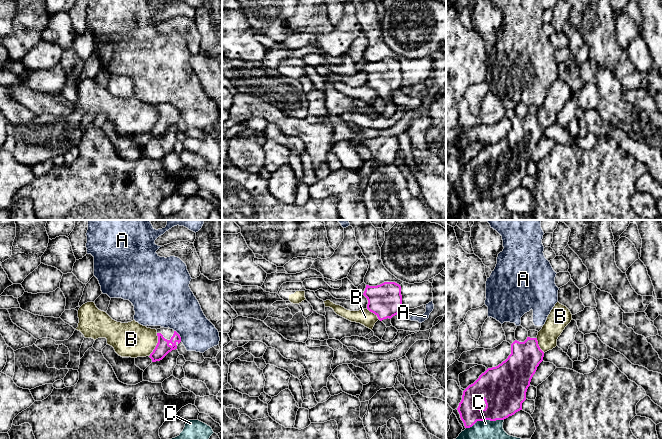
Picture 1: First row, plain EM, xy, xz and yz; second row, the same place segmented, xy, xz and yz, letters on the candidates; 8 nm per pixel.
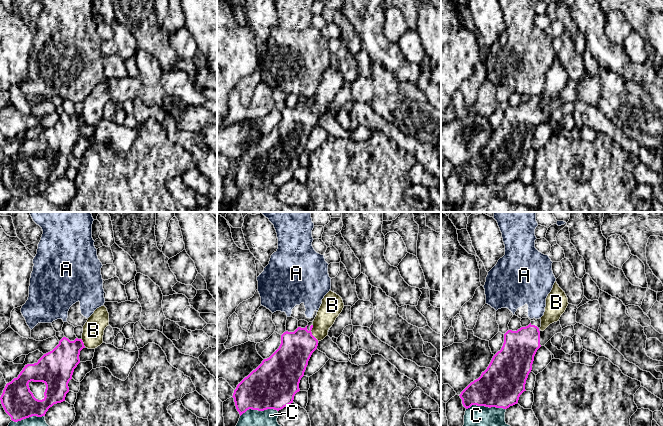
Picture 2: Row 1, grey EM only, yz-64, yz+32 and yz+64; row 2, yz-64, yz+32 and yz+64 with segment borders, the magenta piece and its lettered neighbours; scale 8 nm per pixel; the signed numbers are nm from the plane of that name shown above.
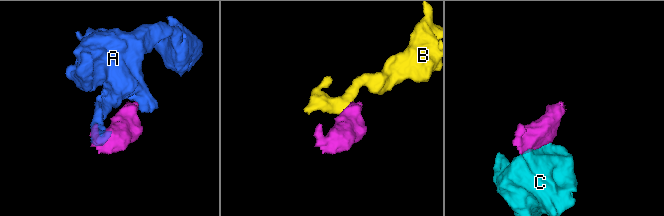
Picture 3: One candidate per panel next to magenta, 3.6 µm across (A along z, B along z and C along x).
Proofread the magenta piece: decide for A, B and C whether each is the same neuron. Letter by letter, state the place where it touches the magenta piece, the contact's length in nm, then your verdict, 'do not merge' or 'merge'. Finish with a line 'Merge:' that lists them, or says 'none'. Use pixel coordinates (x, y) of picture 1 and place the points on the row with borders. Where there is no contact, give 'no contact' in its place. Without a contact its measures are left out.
A: contact xy (179, 336); length 110 nm; do not merge
B: contact xy (156, 345); length 200 nm; do not merge
C: contact yz (484, 419); length 320 nm; do not merge
Merge: none

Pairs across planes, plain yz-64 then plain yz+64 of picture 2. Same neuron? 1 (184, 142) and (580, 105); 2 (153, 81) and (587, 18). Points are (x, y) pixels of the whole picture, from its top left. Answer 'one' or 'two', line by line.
1: one
2: two

